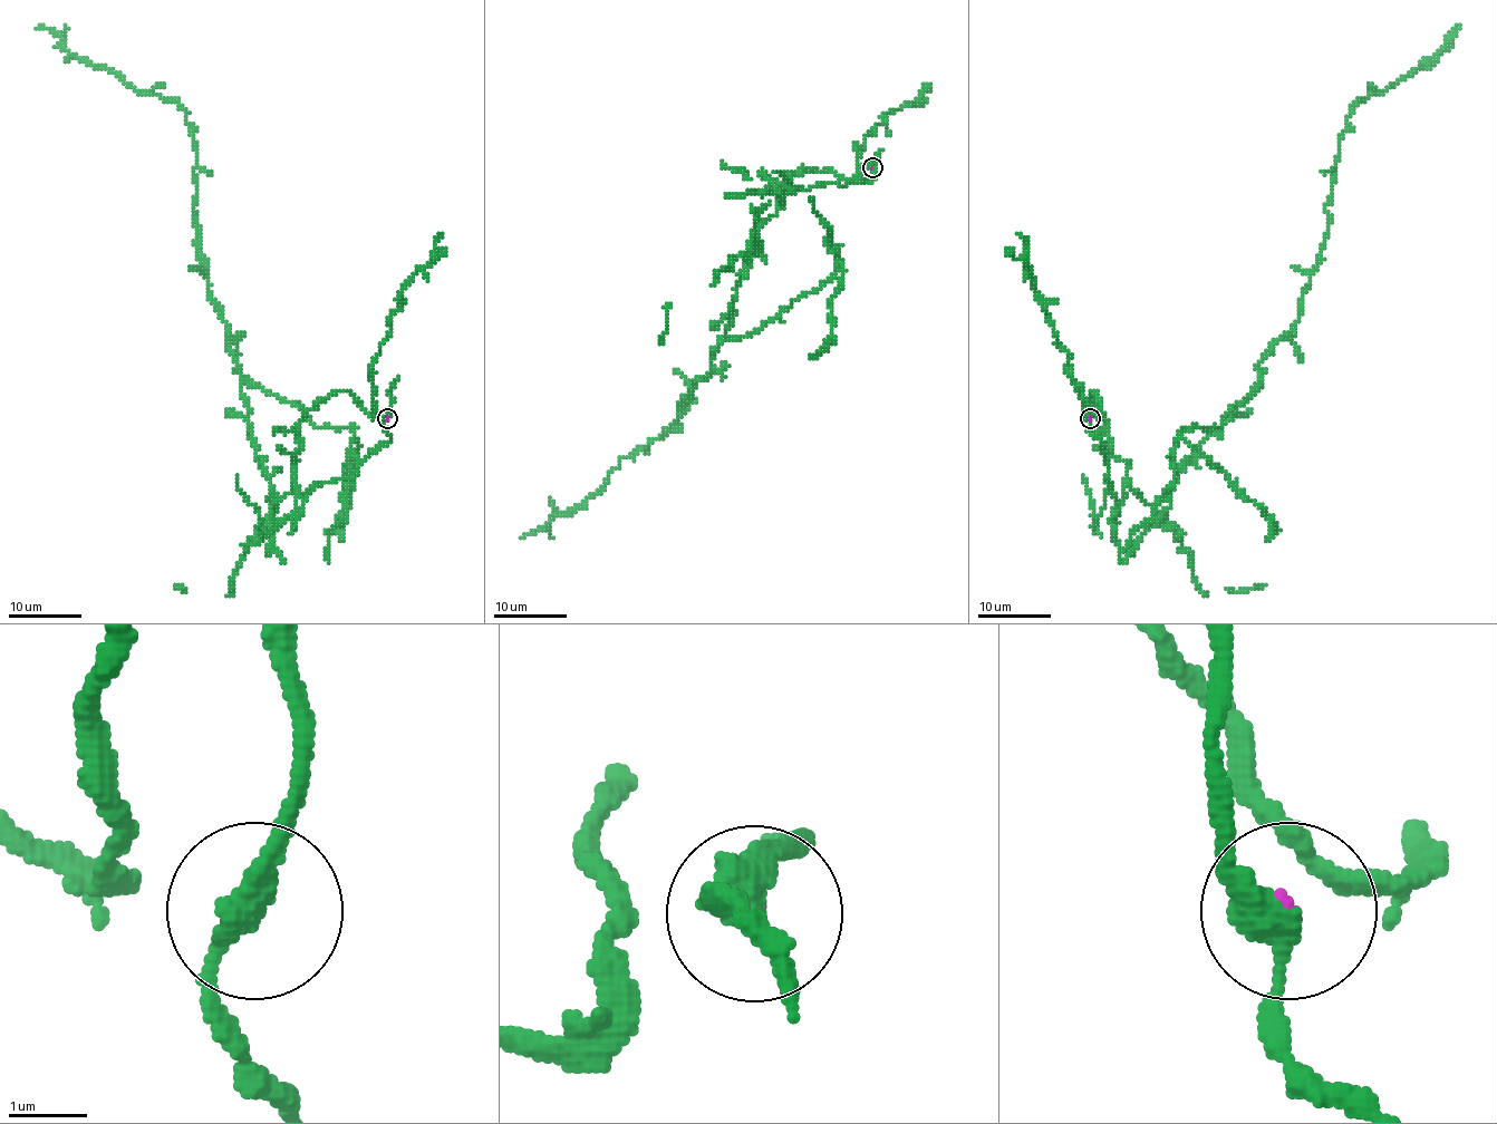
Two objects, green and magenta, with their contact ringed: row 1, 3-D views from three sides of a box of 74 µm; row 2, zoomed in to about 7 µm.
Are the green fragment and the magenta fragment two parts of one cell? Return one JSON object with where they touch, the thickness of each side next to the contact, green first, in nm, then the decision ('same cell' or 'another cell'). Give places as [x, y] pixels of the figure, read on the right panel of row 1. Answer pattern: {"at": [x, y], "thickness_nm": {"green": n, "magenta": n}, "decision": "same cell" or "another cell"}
{"at": [1090, 418], "thickness_nm": {"green": 360, "magenta": 60}, "decision": "another cell"}

